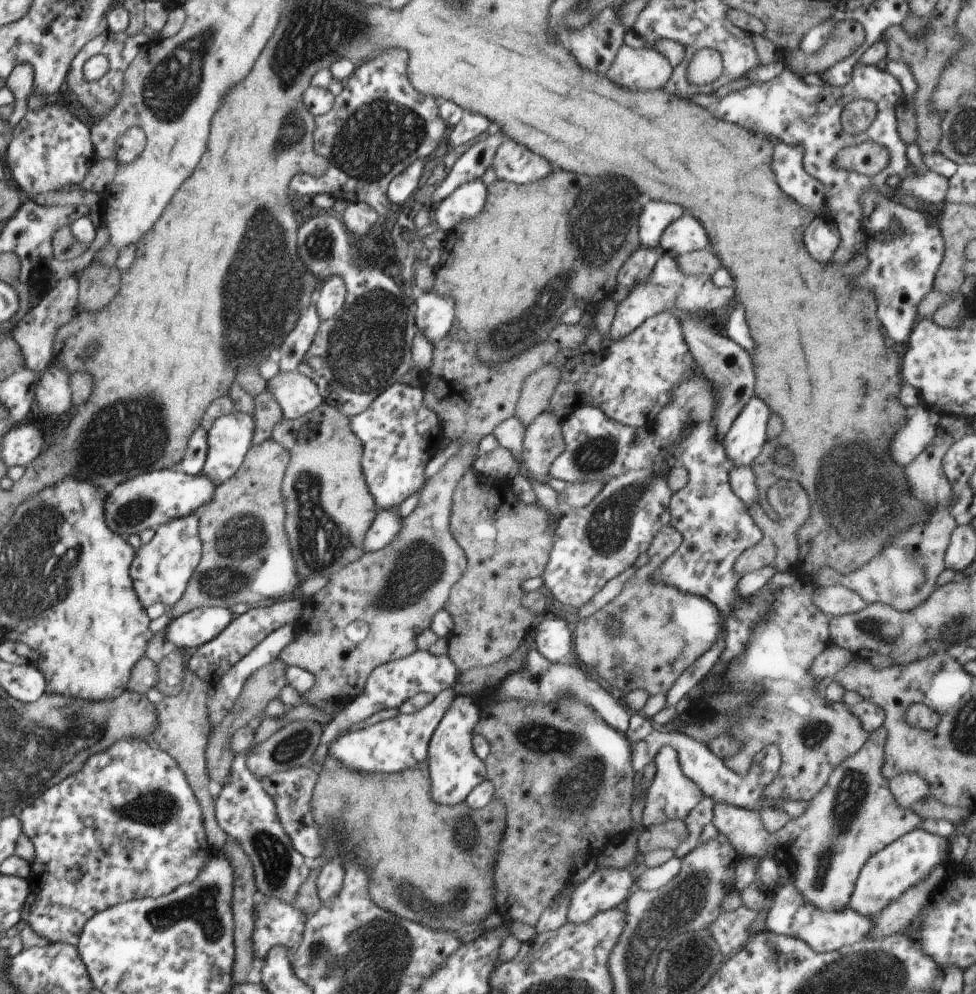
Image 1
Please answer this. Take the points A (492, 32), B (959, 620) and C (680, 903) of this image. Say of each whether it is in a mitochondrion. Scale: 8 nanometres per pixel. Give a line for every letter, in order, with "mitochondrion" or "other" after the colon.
A: mitochondrion
B: mitochondrion
C: mitochondrion

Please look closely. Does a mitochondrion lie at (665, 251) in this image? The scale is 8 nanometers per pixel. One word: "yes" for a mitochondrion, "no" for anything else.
no

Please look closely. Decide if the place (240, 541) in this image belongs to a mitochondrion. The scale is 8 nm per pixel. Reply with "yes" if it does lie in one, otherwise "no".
yes

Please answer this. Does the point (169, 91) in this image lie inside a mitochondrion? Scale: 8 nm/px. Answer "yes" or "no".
yes

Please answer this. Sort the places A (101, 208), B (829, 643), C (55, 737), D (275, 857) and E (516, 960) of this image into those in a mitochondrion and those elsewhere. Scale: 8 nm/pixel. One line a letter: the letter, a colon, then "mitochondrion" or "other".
A: other
B: other
C: mitochondrion
D: mitochondrion
E: other

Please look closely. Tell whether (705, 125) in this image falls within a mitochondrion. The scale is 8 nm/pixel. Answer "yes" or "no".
yes

